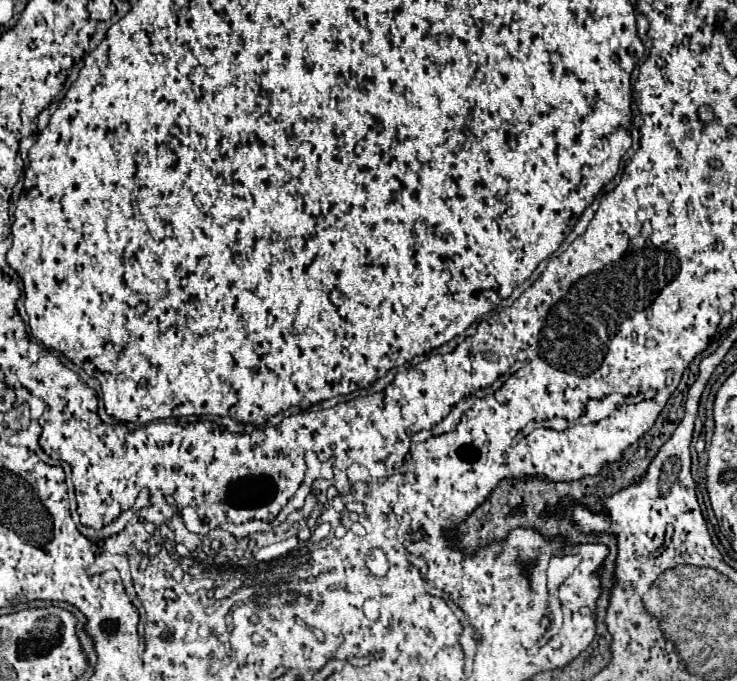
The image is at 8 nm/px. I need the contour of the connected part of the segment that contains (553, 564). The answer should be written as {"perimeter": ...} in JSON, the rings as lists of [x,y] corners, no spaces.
{"perimeter":[[[560,553],[560,555],[552,557],[552,561],[549,562],[550,567],[548,567],[548,569],[550,568],[551,577],[548,576],[547,570],[550,593],[558,591],[561,581],[570,575],[570,571],[574,571],[578,567],[580,561],[582,561],[582,557],[574,555],[574,553]]]}

